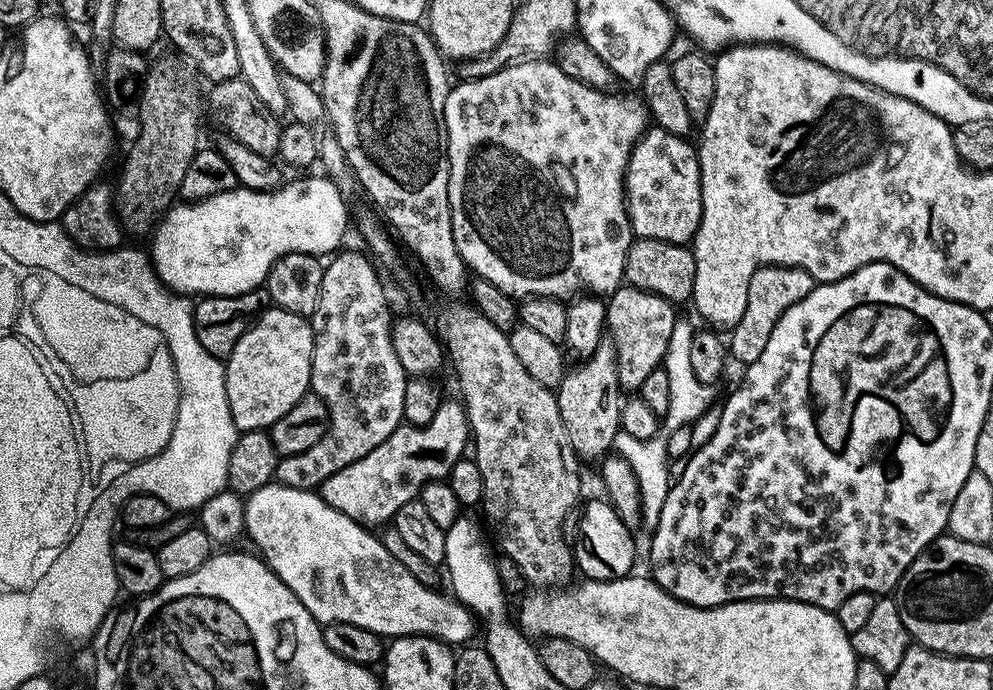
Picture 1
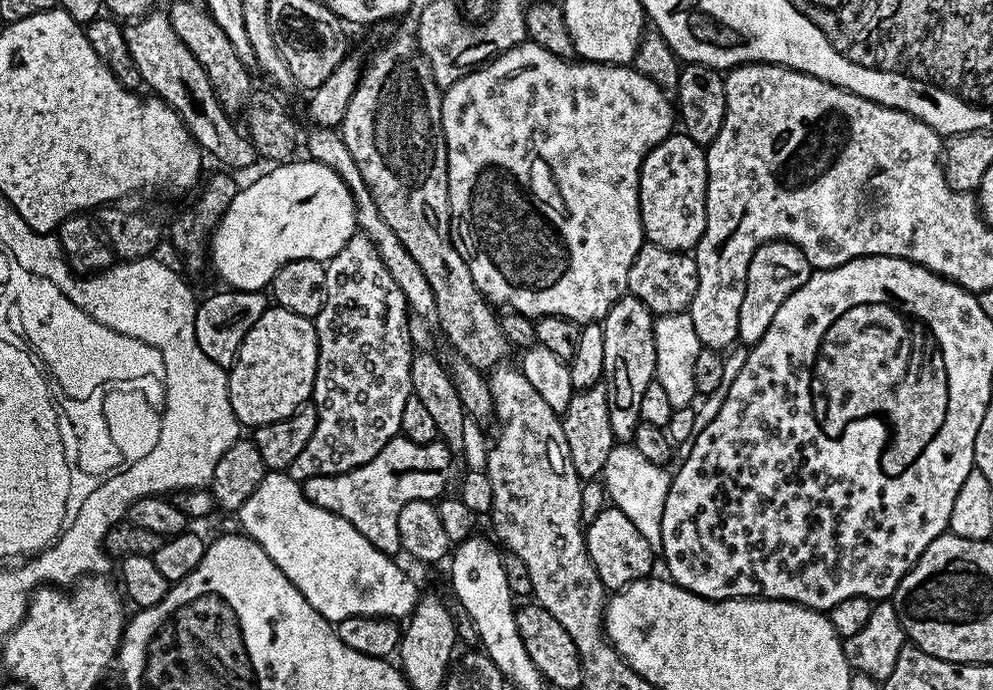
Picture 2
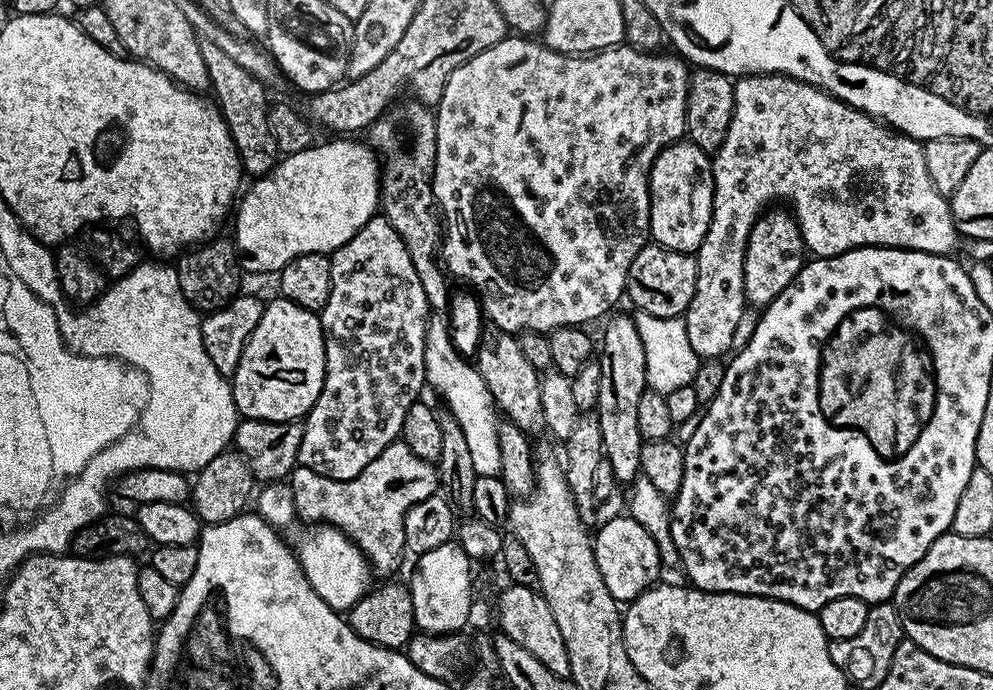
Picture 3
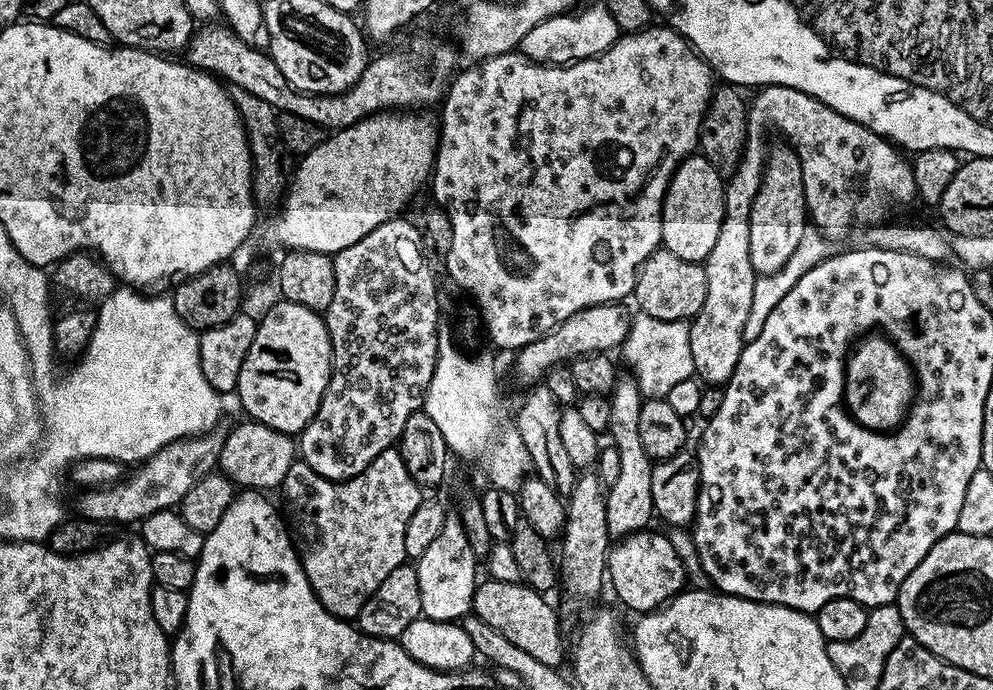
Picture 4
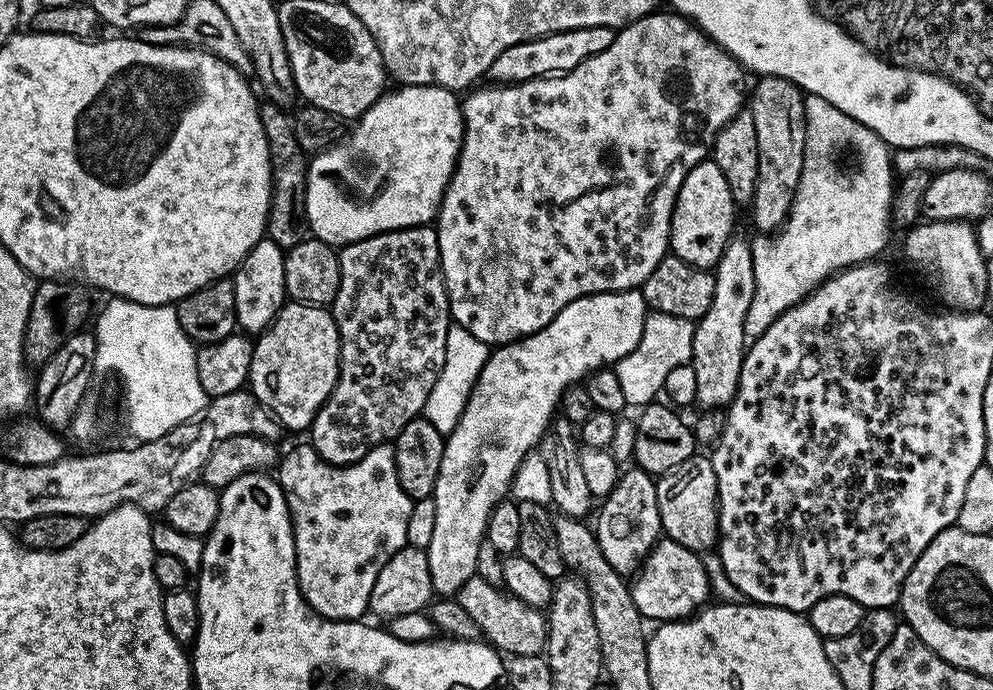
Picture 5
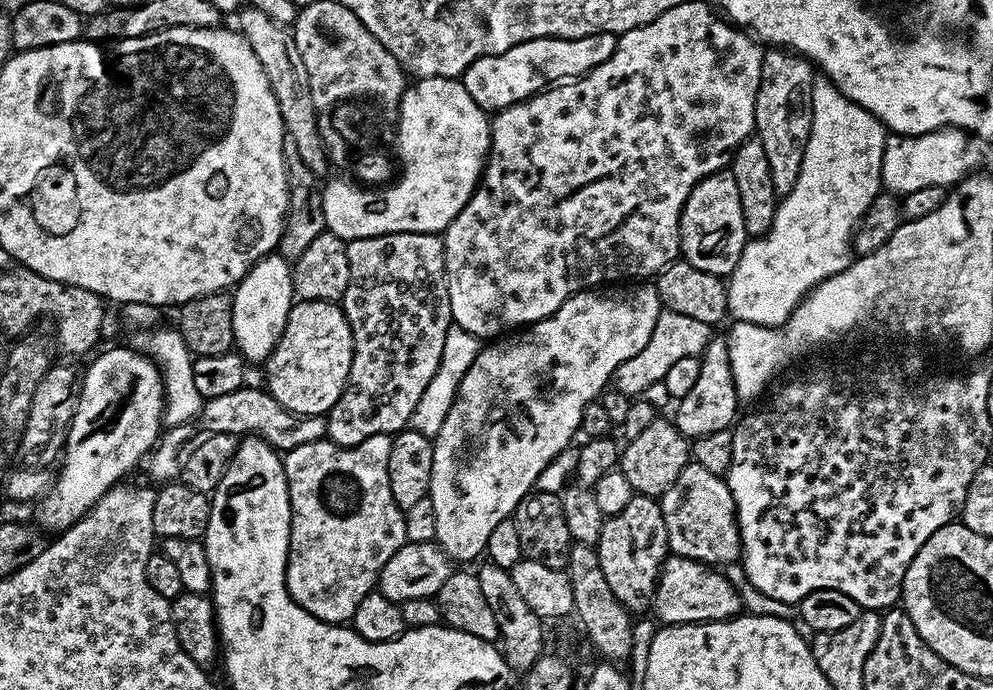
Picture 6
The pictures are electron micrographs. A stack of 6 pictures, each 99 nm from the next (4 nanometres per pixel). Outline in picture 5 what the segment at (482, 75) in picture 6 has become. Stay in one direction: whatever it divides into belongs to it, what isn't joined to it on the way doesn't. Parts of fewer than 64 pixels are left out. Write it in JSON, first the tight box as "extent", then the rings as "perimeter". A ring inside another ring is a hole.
{"extent":[487,28,614,82],"perimeter":[[[583,28],[582,30],[570,30],[569,32],[552,32],[550,36],[541,37],[538,40],[523,40],[520,44],[511,44],[498,58],[494,58],[489,64],[487,75],[493,76],[496,82],[519,82],[522,80],[535,80],[537,76],[546,76],[549,73],[563,74],[572,68],[577,68],[586,58],[598,55],[606,46],[610,46],[614,32],[610,28]]]}

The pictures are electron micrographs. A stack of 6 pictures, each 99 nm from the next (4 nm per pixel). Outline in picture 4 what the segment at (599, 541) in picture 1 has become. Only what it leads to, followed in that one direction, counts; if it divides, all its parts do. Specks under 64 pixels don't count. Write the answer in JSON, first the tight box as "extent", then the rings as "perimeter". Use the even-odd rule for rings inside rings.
{"extent":[607,530,686,614],"perimeter":[[[645,530],[635,532],[633,536],[623,537],[611,545],[608,554],[607,579],[610,588],[616,591],[616,596],[628,608],[633,608],[636,614],[654,612],[663,608],[674,596],[685,591],[686,581],[683,563],[669,537],[663,532]]]}

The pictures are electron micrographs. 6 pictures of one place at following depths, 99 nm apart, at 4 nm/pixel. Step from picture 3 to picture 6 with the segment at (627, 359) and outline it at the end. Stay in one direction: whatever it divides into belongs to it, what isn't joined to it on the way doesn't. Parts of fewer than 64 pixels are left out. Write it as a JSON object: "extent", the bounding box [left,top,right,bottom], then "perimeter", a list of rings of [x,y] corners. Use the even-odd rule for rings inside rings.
{"extent":[594,494,670,614],"perimeter":[[[634,494],[623,510],[605,519],[600,540],[594,547],[602,578],[606,578],[610,590],[614,590],[614,598],[618,598],[629,613],[637,614],[647,608],[649,611],[656,599],[660,569],[670,555],[666,522],[662,518],[659,499]]]}

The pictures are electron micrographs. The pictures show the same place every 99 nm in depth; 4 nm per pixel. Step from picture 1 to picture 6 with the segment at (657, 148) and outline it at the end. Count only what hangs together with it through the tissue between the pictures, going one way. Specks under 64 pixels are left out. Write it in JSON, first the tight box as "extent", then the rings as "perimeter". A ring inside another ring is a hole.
{"extent":[680,171,749,278],"perimeter":[[[731,171],[715,172],[693,186],[680,215],[680,250],[690,266],[727,278],[738,266],[749,239],[746,222],[742,222],[742,202],[738,202],[738,182],[734,182]]]}

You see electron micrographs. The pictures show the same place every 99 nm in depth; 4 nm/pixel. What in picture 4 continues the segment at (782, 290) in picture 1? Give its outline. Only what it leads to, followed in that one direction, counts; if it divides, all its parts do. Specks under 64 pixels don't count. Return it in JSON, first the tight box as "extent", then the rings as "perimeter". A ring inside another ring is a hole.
{"extent":[750,147,810,276],"perimeter":[[[791,147],[776,148],[767,153],[764,162],[762,182],[758,186],[758,194],[754,194],[754,202],[750,206],[750,262],[753,270],[761,276],[769,276],[786,262],[790,262],[790,254],[798,250],[798,242],[802,242],[802,234],[809,231],[810,217],[806,198],[804,197],[804,179],[802,166]]]}

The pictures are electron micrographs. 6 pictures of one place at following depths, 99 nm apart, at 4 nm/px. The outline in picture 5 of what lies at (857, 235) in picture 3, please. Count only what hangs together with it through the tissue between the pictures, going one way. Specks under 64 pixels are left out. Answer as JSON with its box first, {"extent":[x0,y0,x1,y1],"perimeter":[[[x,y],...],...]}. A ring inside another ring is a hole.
{"extent":[691,238,754,410],"perimeter":[[[732,238],[722,250],[714,275],[714,298],[710,310],[695,321],[692,329],[691,365],[698,381],[695,403],[704,410],[720,410],[731,404],[738,390],[738,378],[746,351],[744,323],[750,298],[754,296],[754,272],[752,270],[752,246],[746,239]]]}

